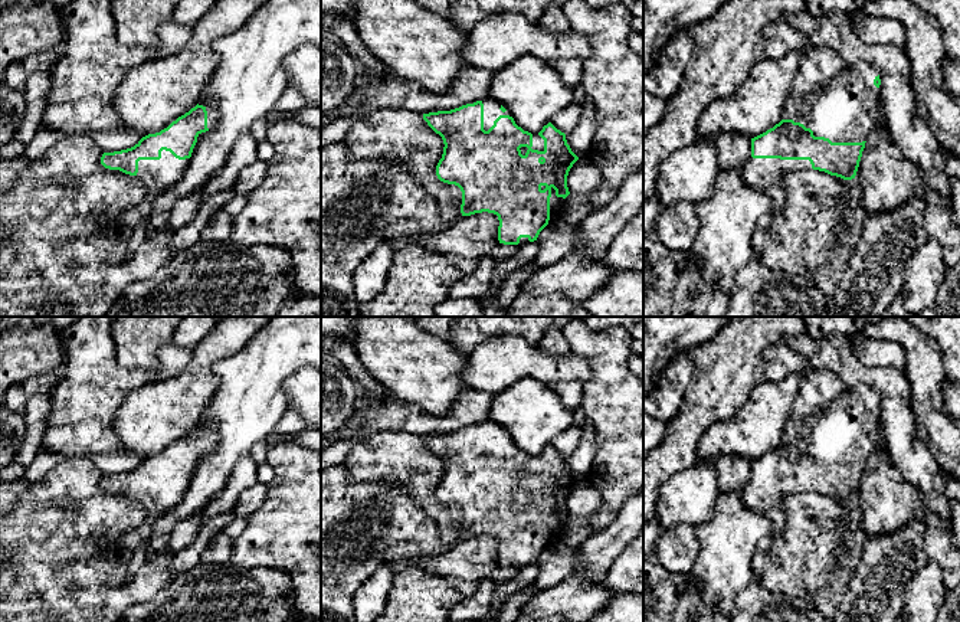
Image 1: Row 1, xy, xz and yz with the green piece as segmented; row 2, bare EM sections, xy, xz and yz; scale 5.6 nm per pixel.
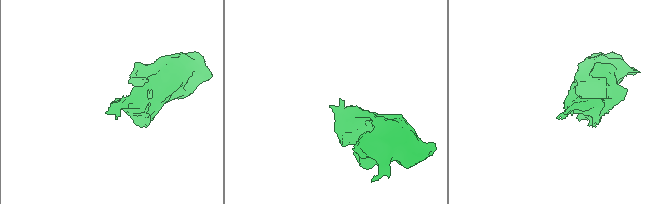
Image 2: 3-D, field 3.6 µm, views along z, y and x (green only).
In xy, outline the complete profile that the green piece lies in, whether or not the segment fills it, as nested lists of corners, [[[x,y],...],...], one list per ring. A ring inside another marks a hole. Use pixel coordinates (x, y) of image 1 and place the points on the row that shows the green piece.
[[[197,104],[167,128],[142,137],[134,147],[104,153],[101,164],[109,170],[137,176],[150,193],[158,193],[181,179],[197,137],[216,128],[217,120],[214,108]]]

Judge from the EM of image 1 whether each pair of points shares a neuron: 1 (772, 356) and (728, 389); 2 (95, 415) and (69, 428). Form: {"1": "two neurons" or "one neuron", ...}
{"1": "two neurons", "2": "one neuron"}

